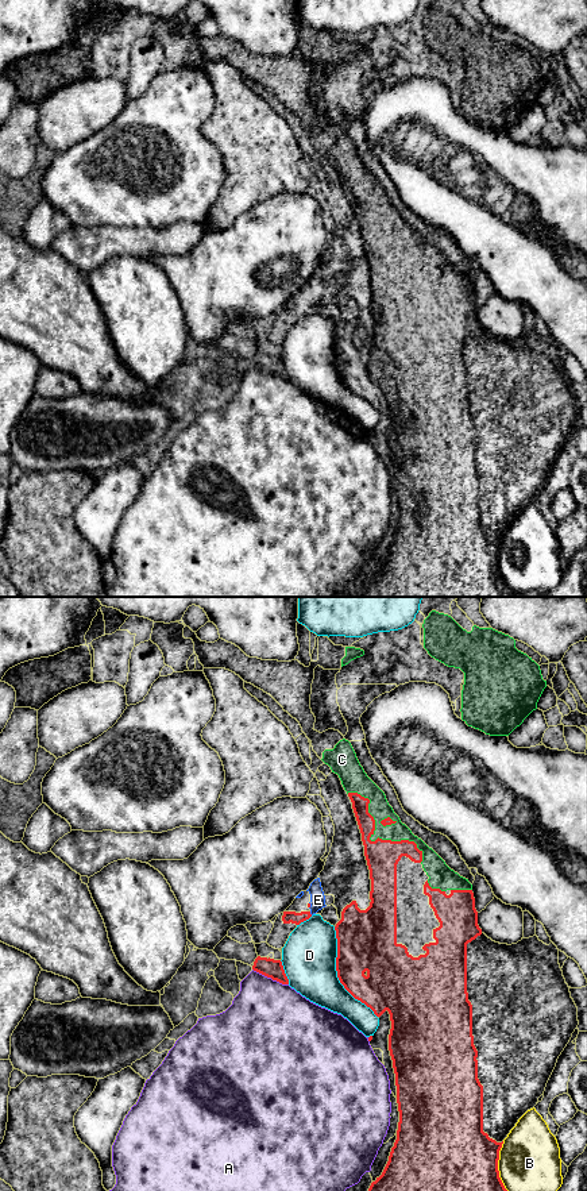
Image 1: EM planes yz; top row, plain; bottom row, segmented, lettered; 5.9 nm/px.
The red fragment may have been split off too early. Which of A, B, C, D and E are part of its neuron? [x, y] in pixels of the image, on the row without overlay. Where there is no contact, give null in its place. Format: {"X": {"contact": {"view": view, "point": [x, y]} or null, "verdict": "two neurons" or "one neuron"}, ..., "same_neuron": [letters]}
{"A": {"contact": {"view": "yz", "point": [270, 372]}, "verdict": "two neurons"}, "B": {"contact": {"view": "yz", "point": [498, 567]}, "verdict": "two neurons"}, "C": {"contact": {"view": "yz", "point": [370, 235]}, "verdict": "one neuron"}, "D": {"contact": {"view": "yz", "point": [338, 369]}, "verdict": "two neurons"}, "E": {"contact": {"view": "yz", "point": [309, 308]}, "verdict": "one neuron"}, "same_neuron": ["C", "E"]}

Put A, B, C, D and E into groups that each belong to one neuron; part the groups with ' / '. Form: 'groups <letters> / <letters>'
groups A / B / C E / D

